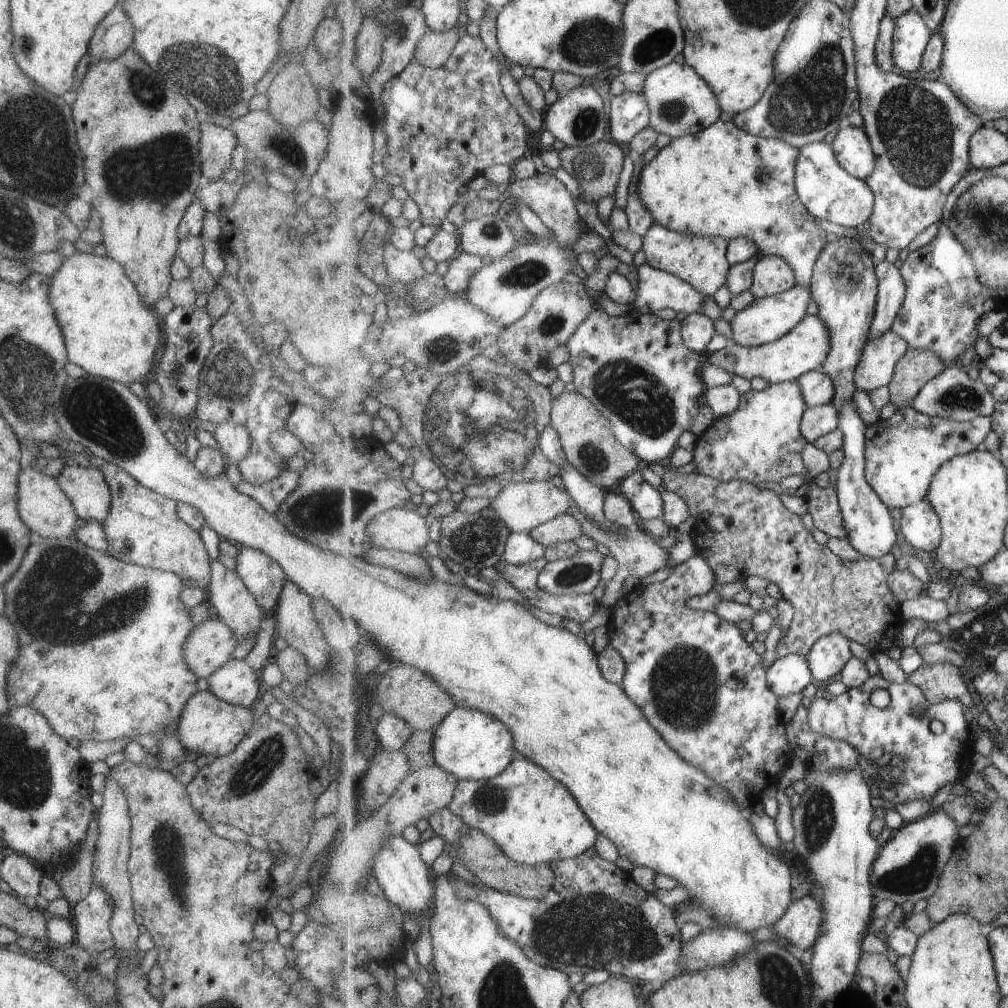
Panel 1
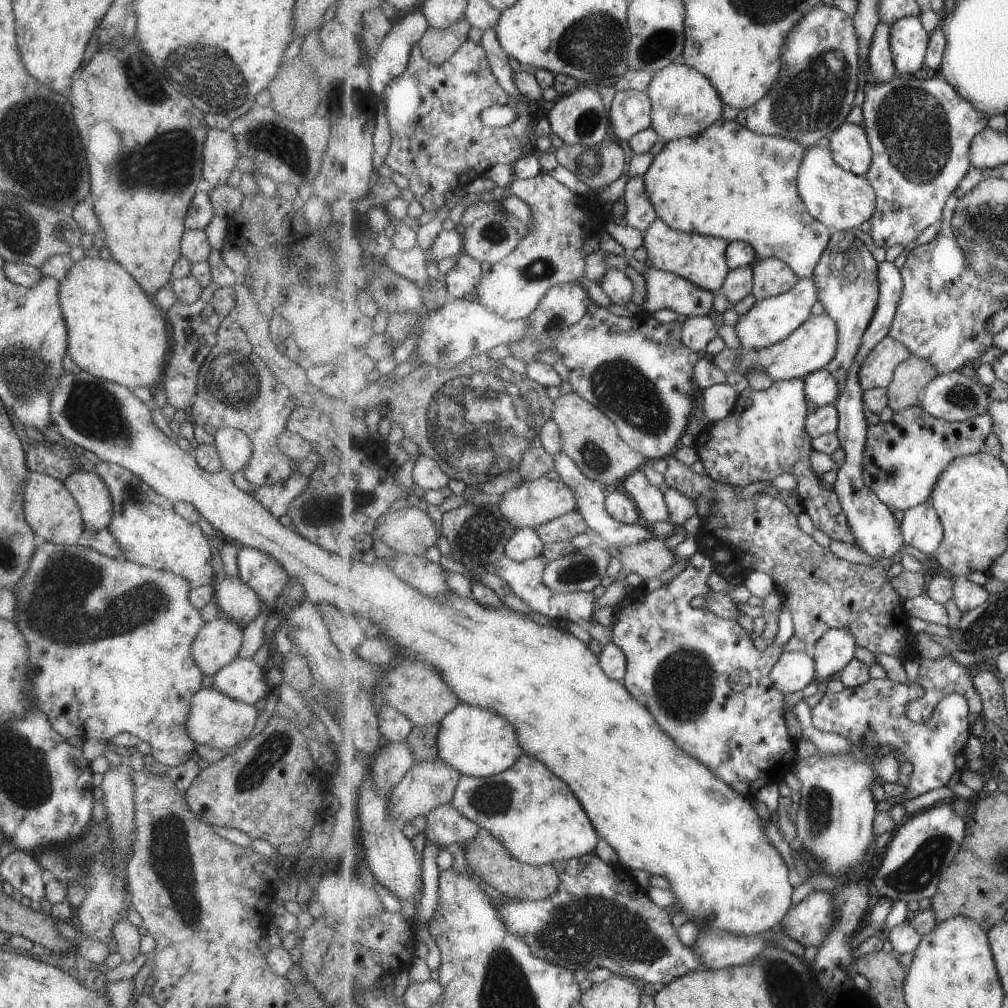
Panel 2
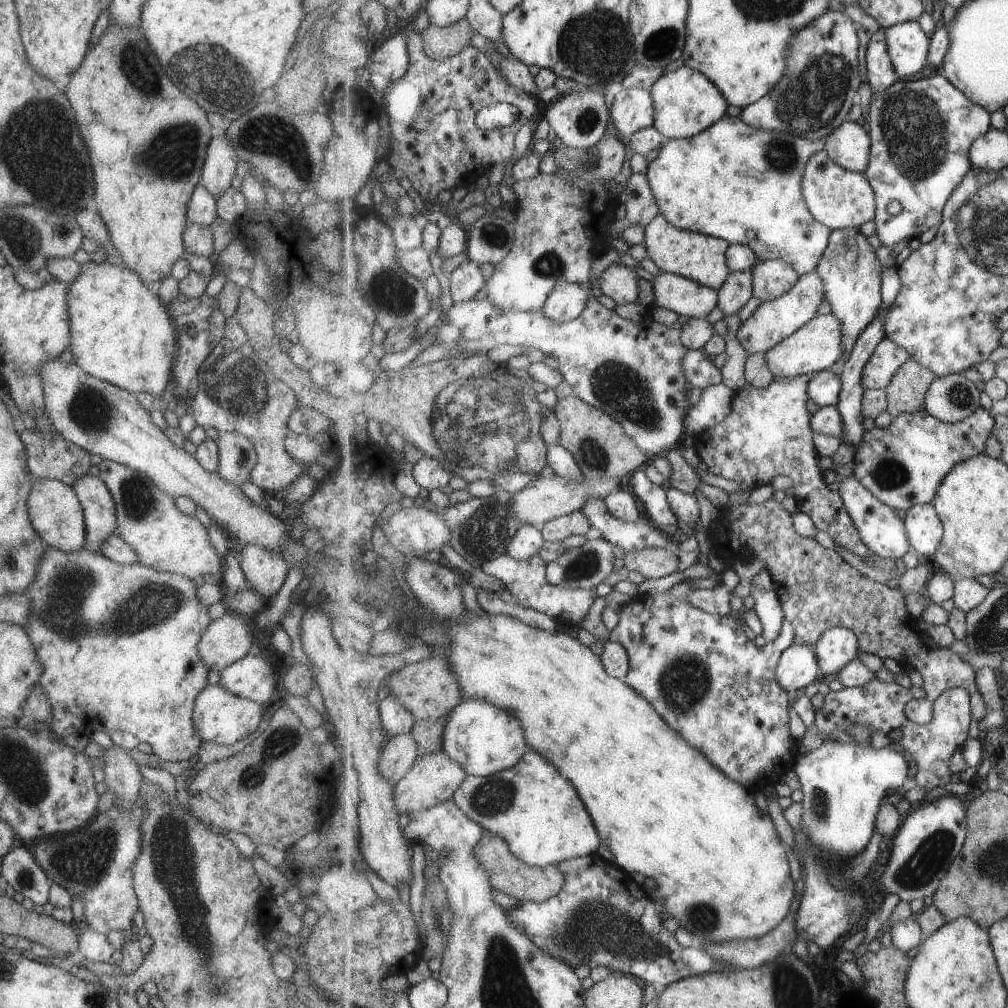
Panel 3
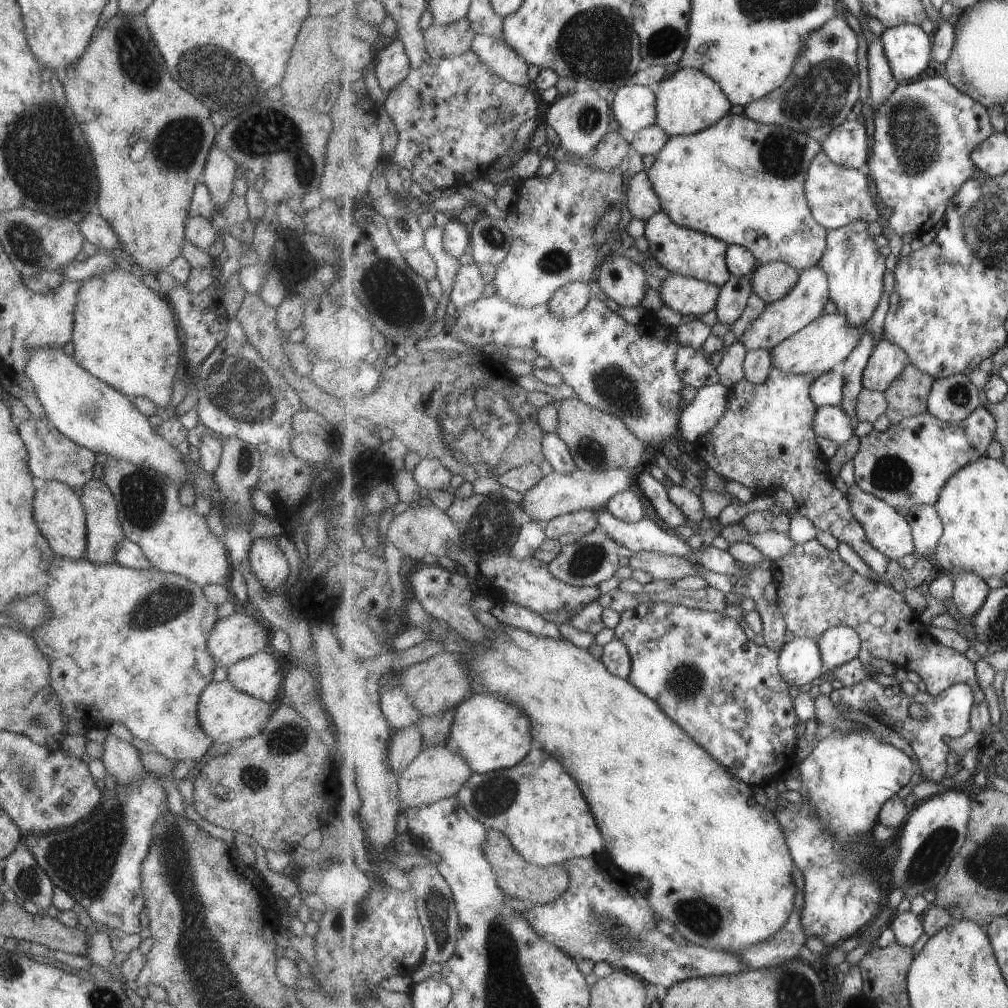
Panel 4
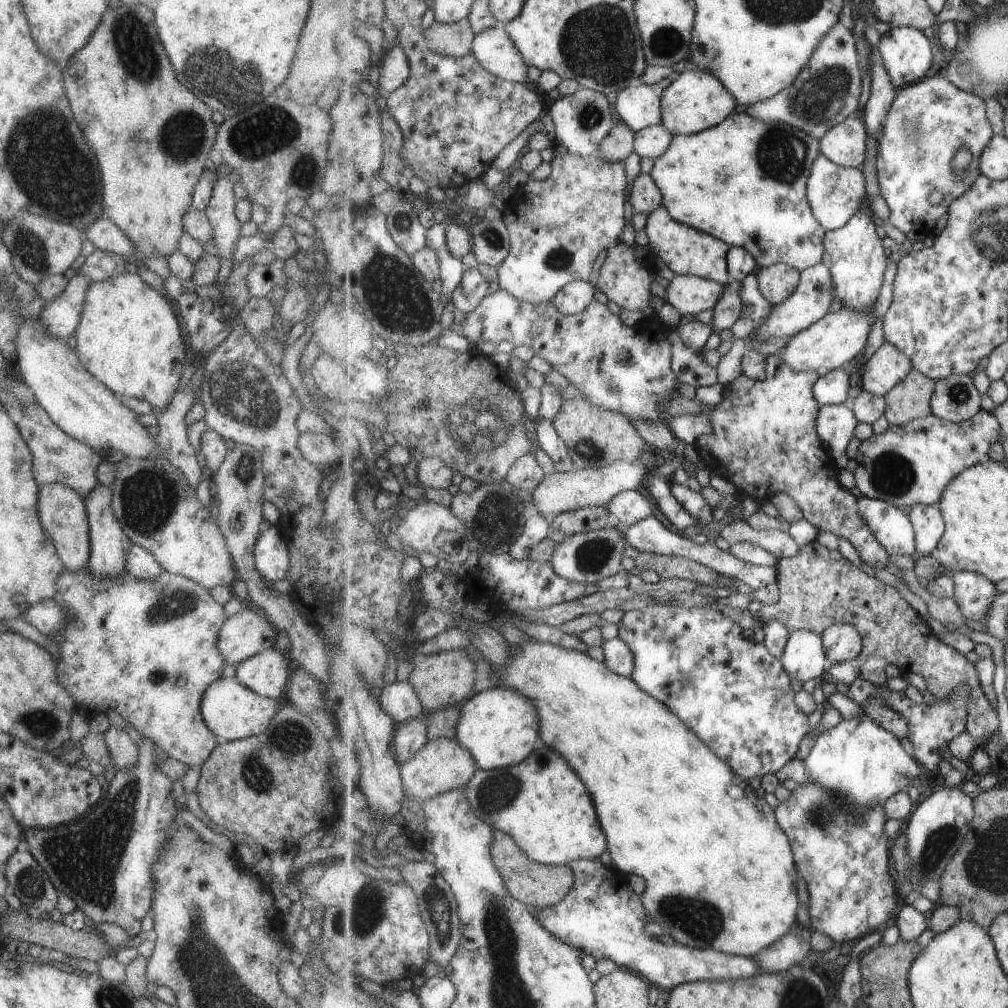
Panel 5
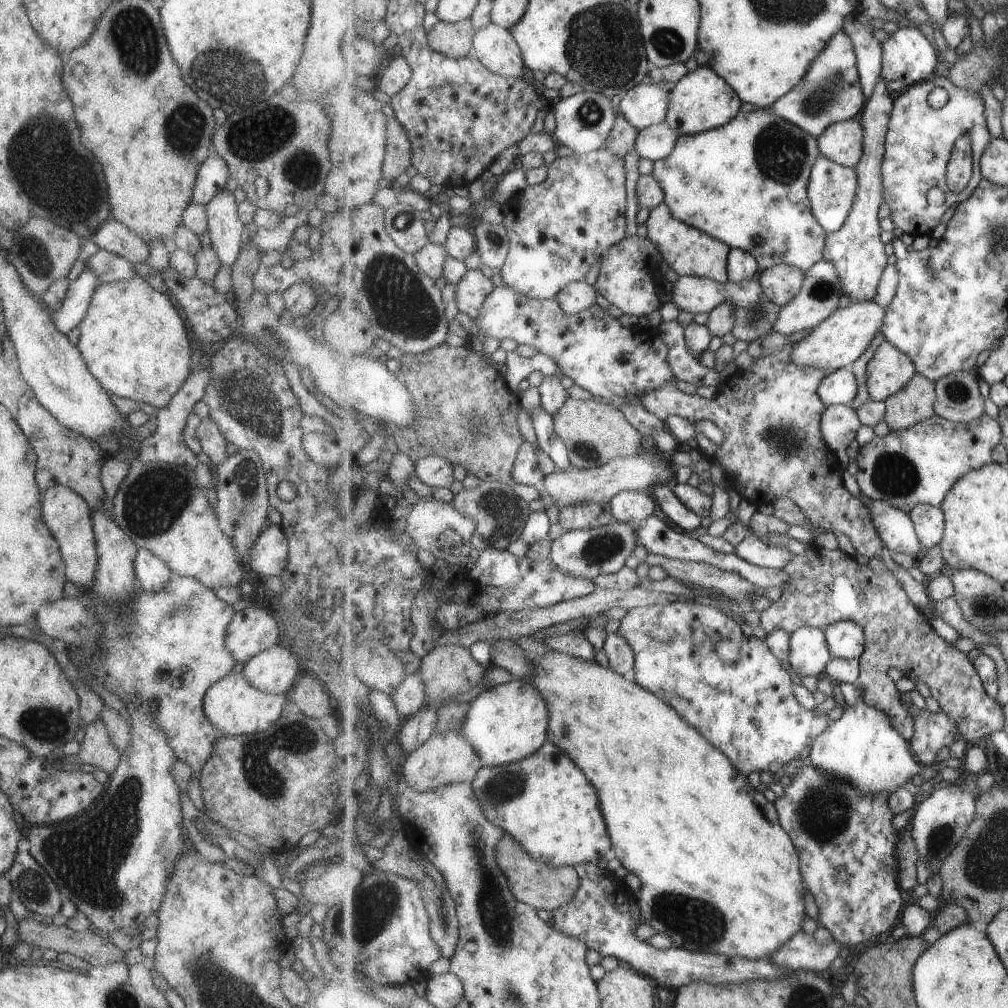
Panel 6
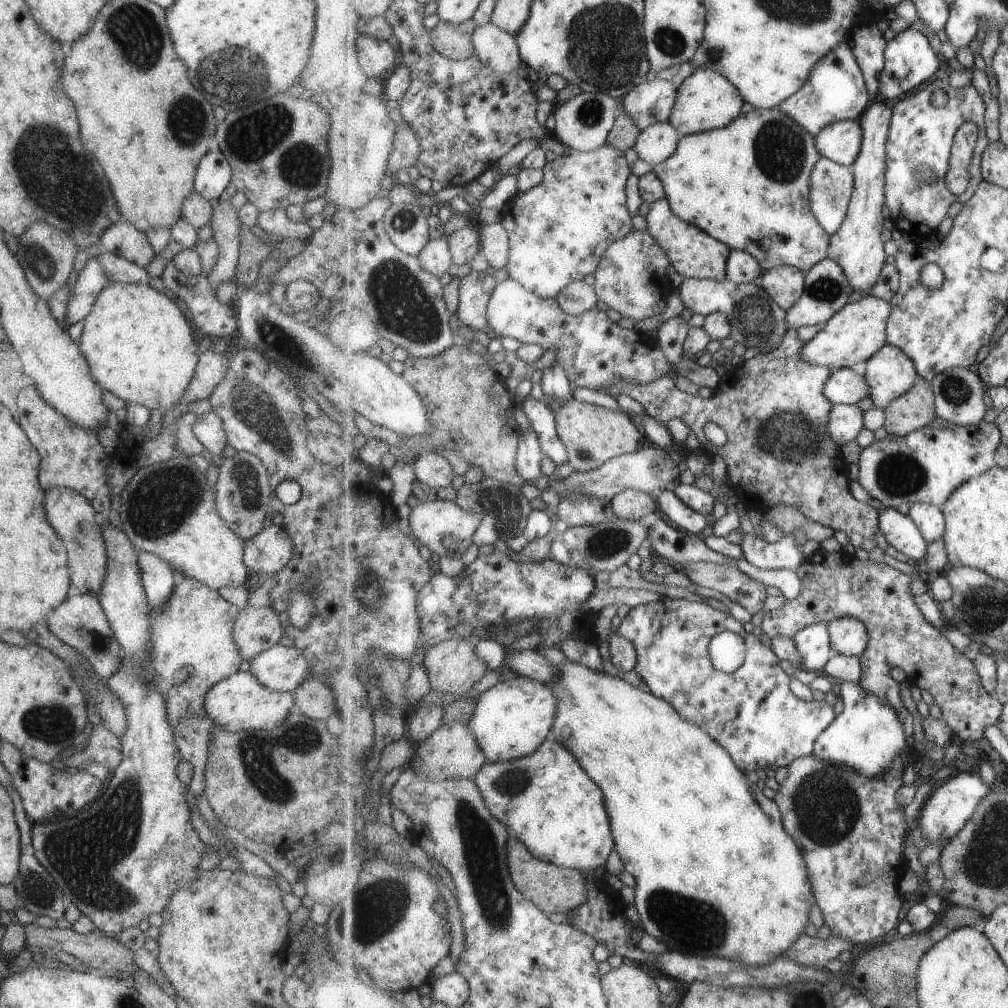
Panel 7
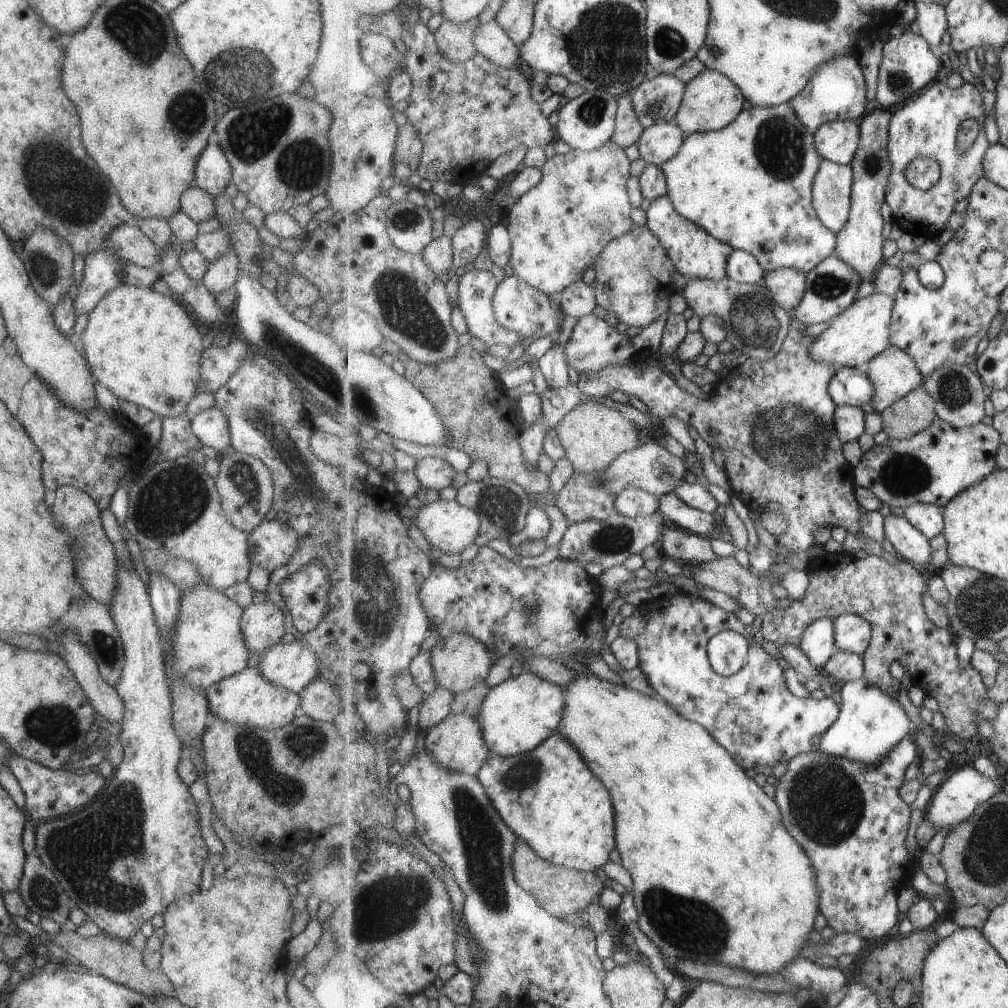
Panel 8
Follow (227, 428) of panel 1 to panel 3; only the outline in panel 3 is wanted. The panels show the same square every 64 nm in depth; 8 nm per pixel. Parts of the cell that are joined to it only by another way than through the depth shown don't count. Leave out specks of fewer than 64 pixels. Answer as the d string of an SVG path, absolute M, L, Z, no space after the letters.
M217 432L217 474L233 486L241 486L255 466L256 454L251 441L236 432Z

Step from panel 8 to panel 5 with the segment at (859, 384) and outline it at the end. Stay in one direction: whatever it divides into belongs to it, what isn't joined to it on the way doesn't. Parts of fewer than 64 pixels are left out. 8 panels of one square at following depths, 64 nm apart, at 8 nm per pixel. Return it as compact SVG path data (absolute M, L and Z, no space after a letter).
M845 367L831 370L817 381L814 393L821 406L850 404L851 374Z

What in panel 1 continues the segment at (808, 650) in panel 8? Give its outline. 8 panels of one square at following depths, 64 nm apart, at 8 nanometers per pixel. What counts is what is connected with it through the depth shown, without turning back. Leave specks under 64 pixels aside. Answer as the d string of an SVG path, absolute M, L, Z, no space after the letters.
M793 653L773 662L768 668L767 682L779 698L803 692L809 684L815 683L809 659Z

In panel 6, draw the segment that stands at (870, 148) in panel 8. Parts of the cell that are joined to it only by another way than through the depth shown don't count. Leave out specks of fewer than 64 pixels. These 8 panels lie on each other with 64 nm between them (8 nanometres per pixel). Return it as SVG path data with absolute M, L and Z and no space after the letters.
M885 78L875 86L873 96L866 102L866 107L861 112L860 119L866 130L866 141L863 149L863 160L855 167L859 176L859 192L853 204L853 210L847 217L845 224L835 232L828 233L824 259L834 262L843 282L843 290L857 302L873 301L879 290L879 283L887 262L885 244L881 242L881 216L879 208L884 203L883 198L883 160L886 153L886 136L889 132L891 114L894 108L896 95L889 90Z

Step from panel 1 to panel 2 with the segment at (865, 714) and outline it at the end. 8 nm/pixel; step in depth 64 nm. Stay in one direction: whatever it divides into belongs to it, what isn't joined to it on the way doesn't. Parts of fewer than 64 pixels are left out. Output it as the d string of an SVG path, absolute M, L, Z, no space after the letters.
M886 678L869 679L865 684L857 688L845 687L840 693L826 692L818 704L811 710L812 723L823 732L835 733L844 736L857 748L859 744L870 746L871 748L882 750L896 750L904 754L907 761L913 767L911 776L905 782L905 791L899 797L898 801L905 799L911 800L929 792L935 788L947 786L951 782L951 778L957 772L955 766L955 758L964 755L965 742L970 740L971 724L969 724L969 700L963 694L949 694L943 698L941 702L933 710L933 716L927 722L919 723L911 720L906 713L907 706L911 702L923 698L926 690L916 682L907 684L896 684L892 680Z

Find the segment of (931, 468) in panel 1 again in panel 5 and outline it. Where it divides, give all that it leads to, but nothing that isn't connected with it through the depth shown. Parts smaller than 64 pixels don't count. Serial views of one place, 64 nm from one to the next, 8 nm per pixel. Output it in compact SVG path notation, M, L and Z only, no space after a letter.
M983 409L959 424L931 413L905 425L889 425L885 434L874 433L861 444L855 484L864 496L885 500L899 508L918 504L935 505L950 482L963 470L991 460L989 450L999 441L1001 430L999 419Z

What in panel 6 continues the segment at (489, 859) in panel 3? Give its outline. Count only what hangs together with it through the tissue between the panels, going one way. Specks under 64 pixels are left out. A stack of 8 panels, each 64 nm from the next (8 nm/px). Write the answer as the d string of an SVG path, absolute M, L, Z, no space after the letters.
M510 832L505 833L502 840L499 841L498 861L499 866L503 867L503 872L509 878L515 898L534 906L537 910L553 911L559 909L559 906L567 904L577 894L579 884L582 882L579 871L575 870L575 867L568 865L556 867L535 860L521 846L519 839L515 838Z

